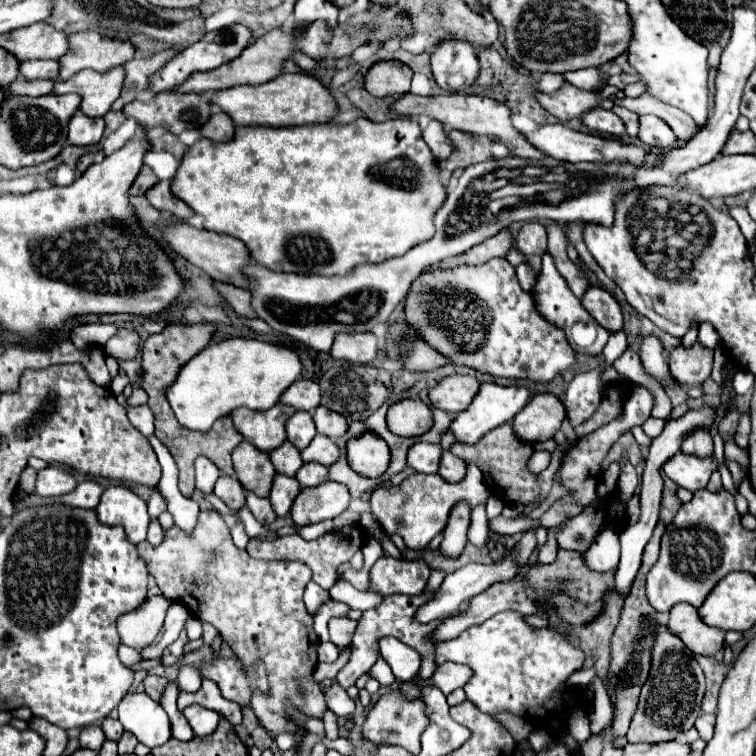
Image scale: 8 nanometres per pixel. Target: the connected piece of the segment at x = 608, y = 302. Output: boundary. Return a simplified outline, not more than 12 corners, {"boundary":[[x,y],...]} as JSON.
{"boundary":[[588,287],[582,305],[608,331],[622,329],[622,309],[602,287]]}

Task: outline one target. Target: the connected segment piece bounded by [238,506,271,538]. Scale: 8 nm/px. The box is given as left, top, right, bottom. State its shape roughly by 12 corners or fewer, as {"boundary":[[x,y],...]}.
{"boundary":[[246,506],[238,511],[250,538],[268,536],[270,530]]}

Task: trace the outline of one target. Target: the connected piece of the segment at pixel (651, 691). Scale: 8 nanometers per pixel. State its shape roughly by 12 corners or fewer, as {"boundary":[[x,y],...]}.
{"boundary":[[656,625],[630,741],[676,739],[700,717],[704,673]]}

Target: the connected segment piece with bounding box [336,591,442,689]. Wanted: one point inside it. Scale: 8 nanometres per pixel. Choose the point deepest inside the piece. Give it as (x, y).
(396, 616)

